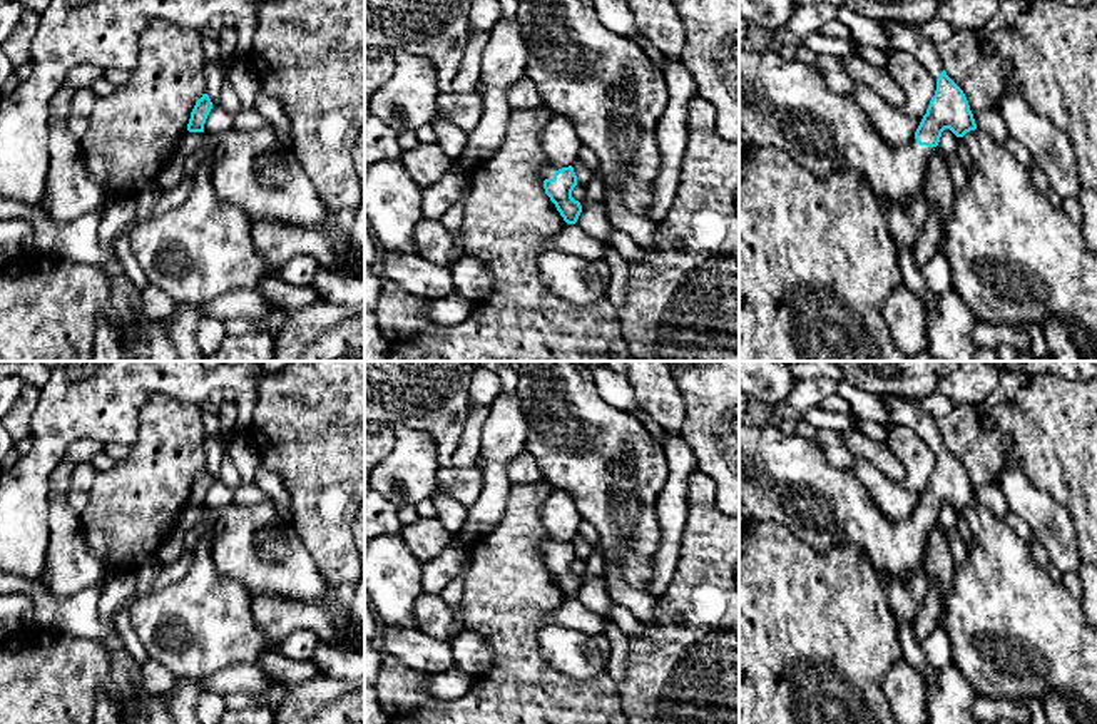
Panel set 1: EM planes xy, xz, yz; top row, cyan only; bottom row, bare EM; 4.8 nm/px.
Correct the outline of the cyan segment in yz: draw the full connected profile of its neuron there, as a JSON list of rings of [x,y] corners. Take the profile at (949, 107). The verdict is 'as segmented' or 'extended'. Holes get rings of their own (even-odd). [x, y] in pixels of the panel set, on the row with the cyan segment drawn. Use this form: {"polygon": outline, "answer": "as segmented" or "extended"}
{"polygon": [[[880,20],[880,23],[890,38],[890,48],[911,54],[936,80],[935,95],[910,142],[890,145],[875,130],[855,97],[834,94],[821,72],[798,60],[786,60],[778,50],[739,48],[739,139],[742,144],[781,149],[818,176],[851,169],[890,204],[905,204],[921,194],[928,157],[936,149],[941,132],[950,129],[957,137],[963,137],[975,130],[977,124],[963,90],[943,70],[936,43],[921,35],[920,25],[898,20]]], "answer": "extended"}

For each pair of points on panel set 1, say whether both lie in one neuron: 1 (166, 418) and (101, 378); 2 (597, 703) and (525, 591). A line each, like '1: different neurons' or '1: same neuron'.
1: different neurons
2: same neuron

